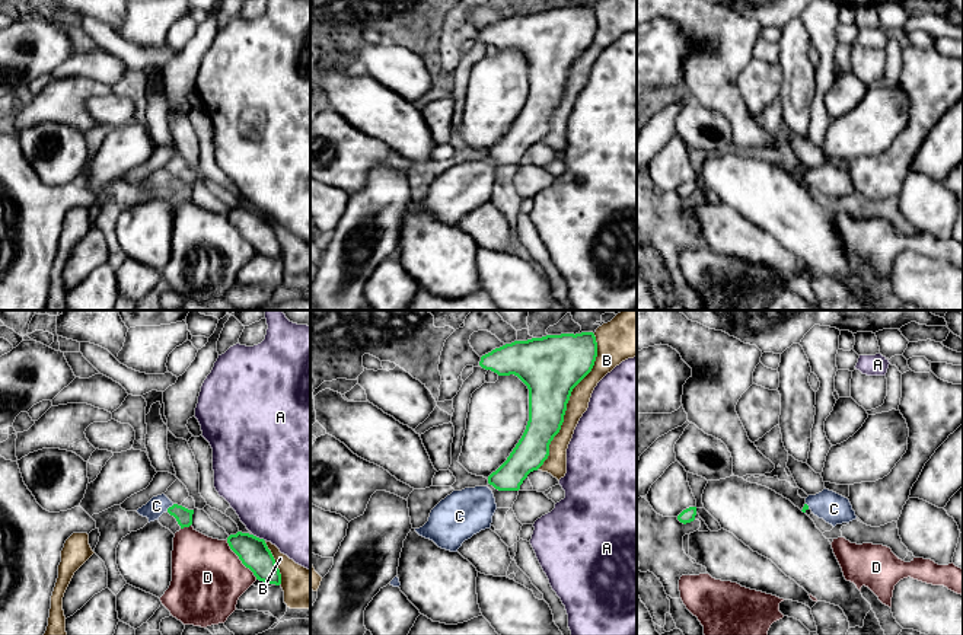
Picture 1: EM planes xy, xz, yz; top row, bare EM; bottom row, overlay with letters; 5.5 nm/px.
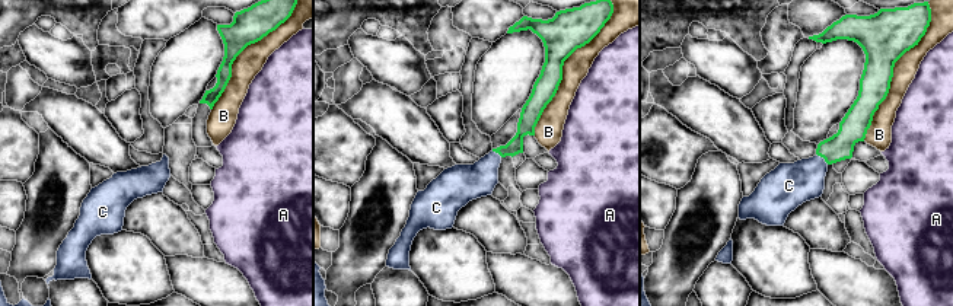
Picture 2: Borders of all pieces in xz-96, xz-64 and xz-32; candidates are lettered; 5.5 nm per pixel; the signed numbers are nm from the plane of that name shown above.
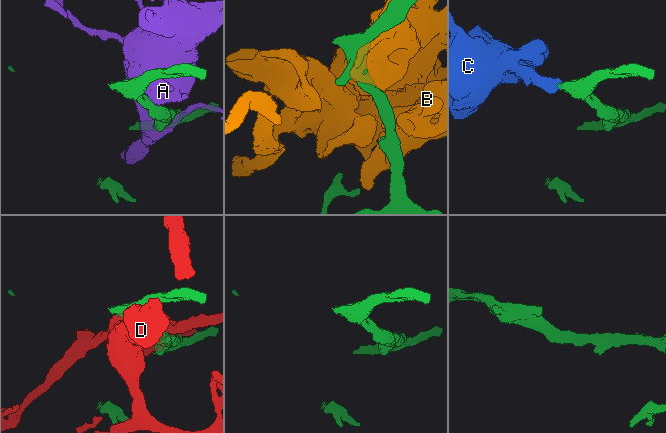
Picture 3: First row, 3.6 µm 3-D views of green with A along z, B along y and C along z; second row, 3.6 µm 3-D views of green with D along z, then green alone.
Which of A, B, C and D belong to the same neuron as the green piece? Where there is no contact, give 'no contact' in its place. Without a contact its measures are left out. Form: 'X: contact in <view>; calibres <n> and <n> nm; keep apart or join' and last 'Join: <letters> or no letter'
A: contact in xy; calibres 160 and 480 nm; keep apart
B: contact in xz; calibres 340 and 110 nm; keep apart
C: contact in xy; calibres 90 and 100 nm; join
D: contact in xy; calibres 160 and 400 nm; keep apart
Join: C

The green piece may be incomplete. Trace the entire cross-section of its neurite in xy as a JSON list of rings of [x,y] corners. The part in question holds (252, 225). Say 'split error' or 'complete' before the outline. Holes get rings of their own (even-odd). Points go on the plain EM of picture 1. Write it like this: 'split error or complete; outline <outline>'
complete; outline [[[237,205],[227,211],[227,217],[256,253],[267,258],[281,258],[280,243],[264,213]]]

